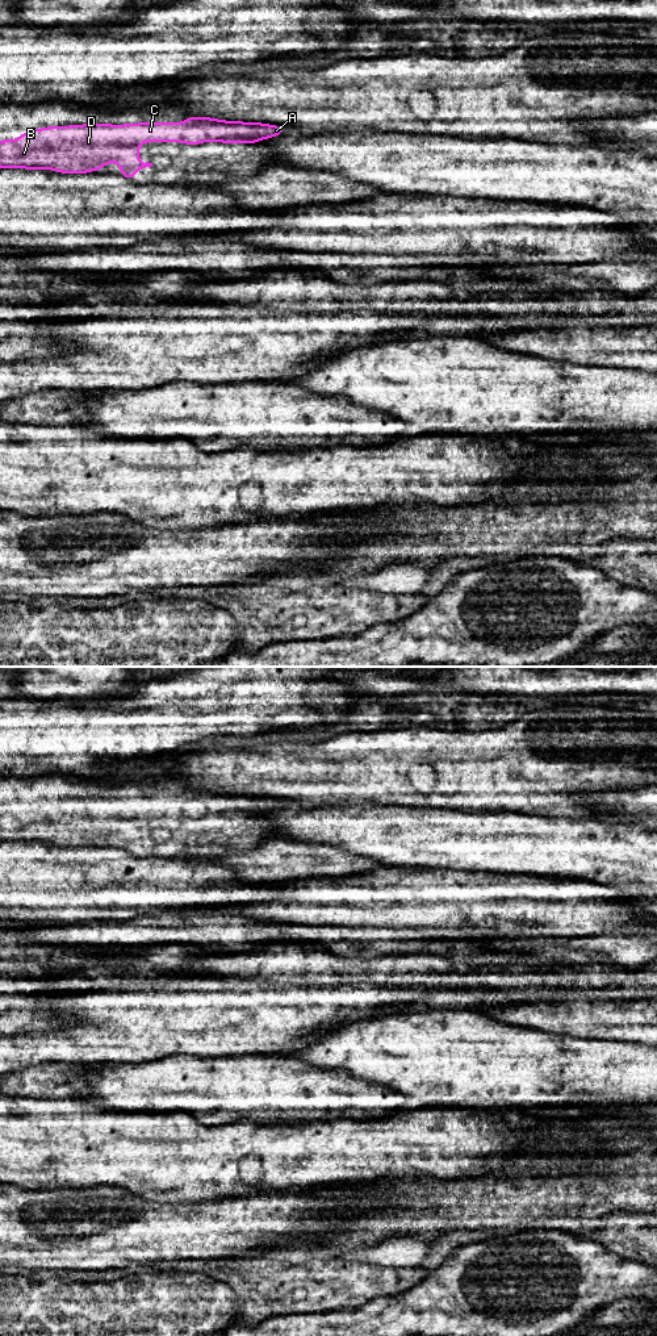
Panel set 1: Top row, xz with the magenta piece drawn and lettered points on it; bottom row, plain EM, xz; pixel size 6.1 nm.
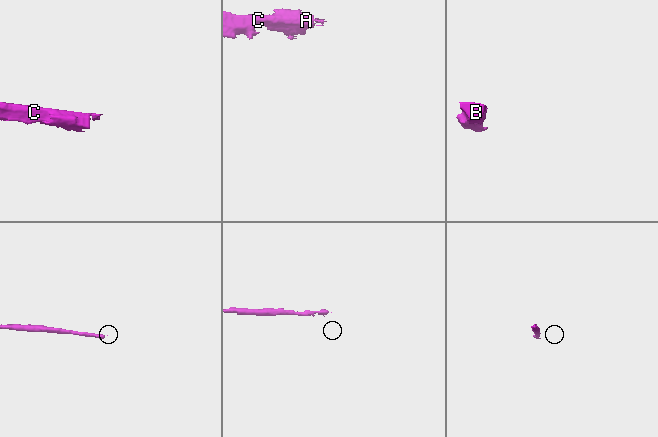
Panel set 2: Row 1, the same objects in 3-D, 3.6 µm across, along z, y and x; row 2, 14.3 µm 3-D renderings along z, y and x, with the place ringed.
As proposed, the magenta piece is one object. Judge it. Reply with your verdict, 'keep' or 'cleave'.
cleave

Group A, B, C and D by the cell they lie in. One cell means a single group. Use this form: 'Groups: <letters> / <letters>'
Groups: A C / B D

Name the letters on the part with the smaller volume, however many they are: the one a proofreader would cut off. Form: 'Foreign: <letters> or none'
Foreign: A, C

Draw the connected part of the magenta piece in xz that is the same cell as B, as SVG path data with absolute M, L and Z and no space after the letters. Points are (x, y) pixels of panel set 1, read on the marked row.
M83 124L46 126L26 130L17 139L0 141L0 168L53 170L60 174L88 174L100 171L108 163L120 163L118 172L134 179L134 172L151 167L139 162L139 142L130 139L124 125Z

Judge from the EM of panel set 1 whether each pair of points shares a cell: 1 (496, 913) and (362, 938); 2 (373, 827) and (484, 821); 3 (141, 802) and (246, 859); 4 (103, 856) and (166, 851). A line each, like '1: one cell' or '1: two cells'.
1: two cells
2: one cell
3: two cells
4: two cells

